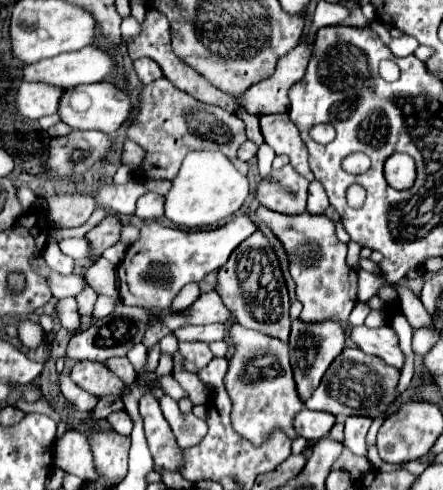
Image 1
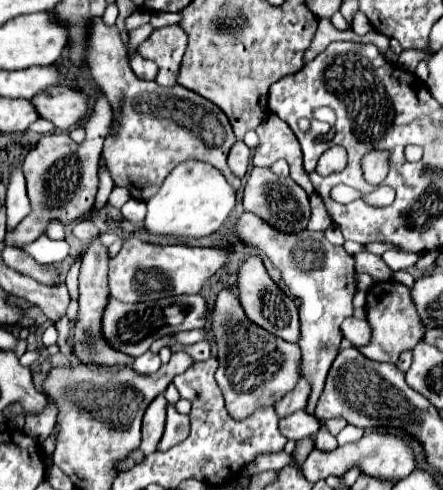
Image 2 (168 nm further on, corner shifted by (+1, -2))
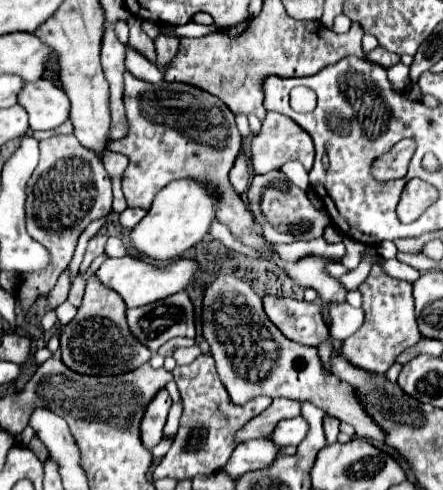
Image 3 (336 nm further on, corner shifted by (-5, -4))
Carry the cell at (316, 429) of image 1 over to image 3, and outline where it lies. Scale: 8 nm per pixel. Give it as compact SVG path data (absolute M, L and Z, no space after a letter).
M304 417L284 419L276 425L276 433L272 433L272 443L276 443L276 447L300 445L306 433L308 433L308 423L304 421Z

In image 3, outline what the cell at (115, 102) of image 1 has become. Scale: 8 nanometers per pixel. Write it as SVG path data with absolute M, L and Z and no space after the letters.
M50 79L24 81L18 105L26 109L32 129L56 129L68 119L70 113L66 93L56 89Z

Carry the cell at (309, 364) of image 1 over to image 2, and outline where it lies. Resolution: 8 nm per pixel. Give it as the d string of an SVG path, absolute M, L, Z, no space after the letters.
M300 371L300 379L298 379L294 391L290 391L282 401L278 401L274 409L280 417L288 417L290 413L294 413L298 409L306 409L308 397L310 397L310 383L306 381L306 377Z

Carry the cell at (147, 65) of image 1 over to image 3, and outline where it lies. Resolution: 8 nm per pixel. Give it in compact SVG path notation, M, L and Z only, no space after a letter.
M128 49L128 55L126 55L126 69L128 69L128 73L132 73L138 79L144 79L144 81L150 81L150 83L162 81L160 69L132 49Z

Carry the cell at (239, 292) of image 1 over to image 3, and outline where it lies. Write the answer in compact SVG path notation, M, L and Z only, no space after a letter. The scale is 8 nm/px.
M264 297L264 311L270 321L292 341L300 345L320 345L330 337L328 325L318 303L296 301L290 297Z

